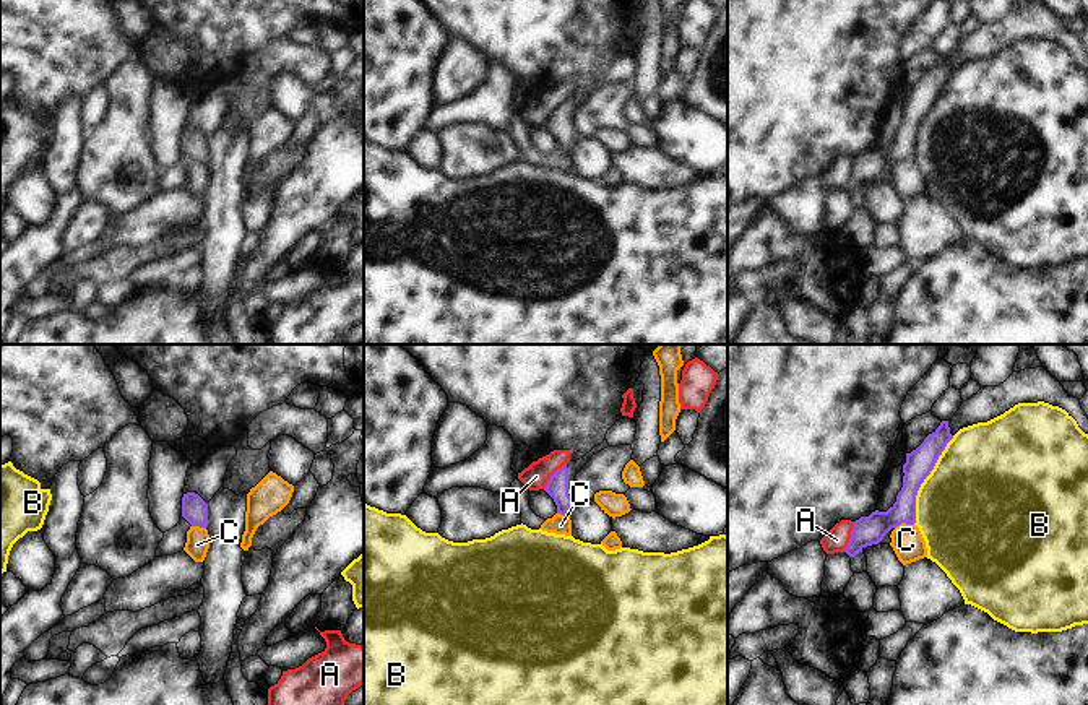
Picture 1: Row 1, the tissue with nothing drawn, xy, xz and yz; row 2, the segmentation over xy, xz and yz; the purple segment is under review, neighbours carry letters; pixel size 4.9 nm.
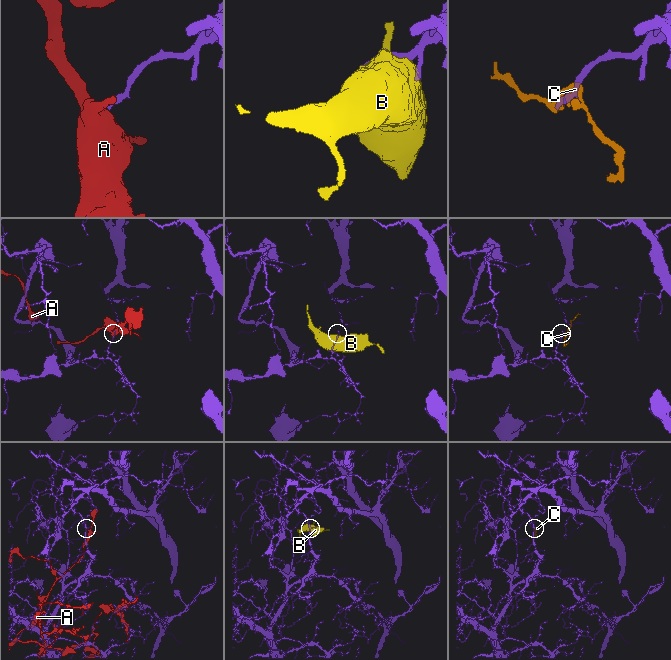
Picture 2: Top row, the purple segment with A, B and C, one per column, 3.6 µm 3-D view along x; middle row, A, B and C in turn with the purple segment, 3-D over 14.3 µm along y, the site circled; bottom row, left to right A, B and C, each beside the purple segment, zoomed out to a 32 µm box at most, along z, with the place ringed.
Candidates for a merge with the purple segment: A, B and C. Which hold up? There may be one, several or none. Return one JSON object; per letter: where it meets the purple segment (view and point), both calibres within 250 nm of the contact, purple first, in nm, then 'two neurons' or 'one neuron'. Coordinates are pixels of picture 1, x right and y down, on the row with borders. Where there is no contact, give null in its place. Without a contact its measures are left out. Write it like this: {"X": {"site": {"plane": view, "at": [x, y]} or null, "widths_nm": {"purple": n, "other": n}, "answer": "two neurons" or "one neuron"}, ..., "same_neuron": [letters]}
{"A": {"site": {"plane": "yz", "at": [851, 536]}, "widths_nm": {"purple": 140, "other": 120}, "answer": "two neurons"}, "B": {"site": {"plane": "yz", "at": [924, 478]}, "widths_nm": {"purple": 140, "other": 480}, "answer": "two neurons"}, "C": {"site": {"plane": "yz", "at": [903, 522]}, "widths_nm": {"purple": 140, "other": 160}, "answer": "two neurons"}, "same_neuron": []}

